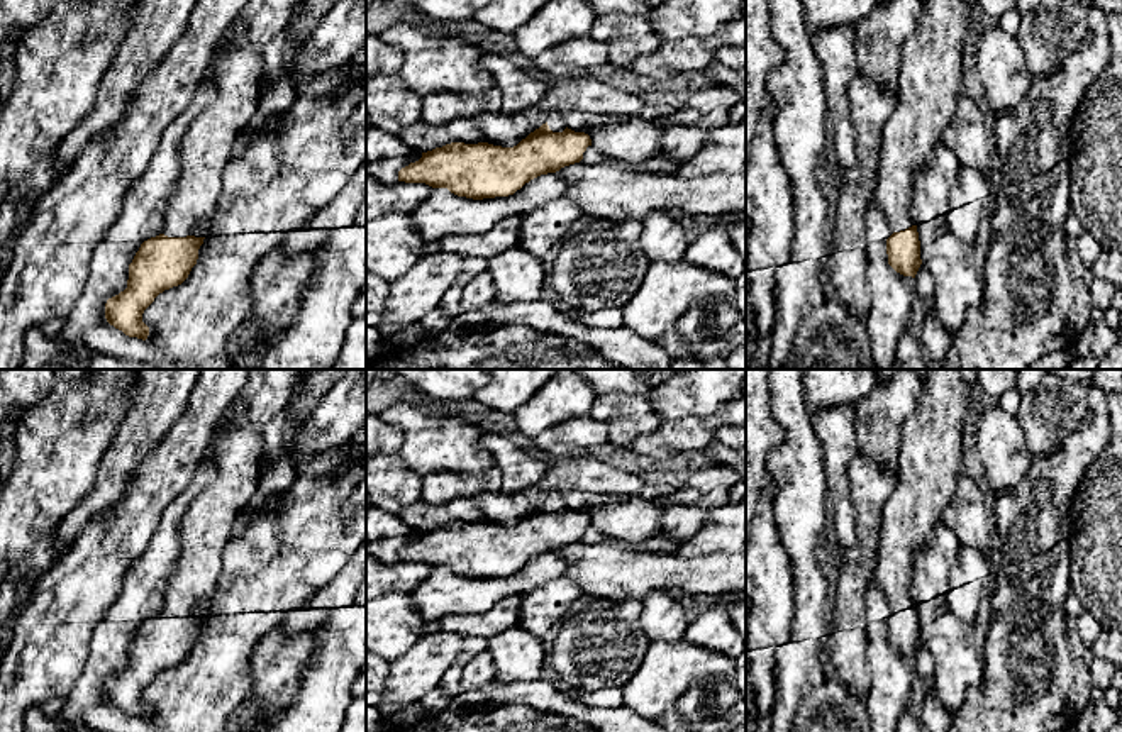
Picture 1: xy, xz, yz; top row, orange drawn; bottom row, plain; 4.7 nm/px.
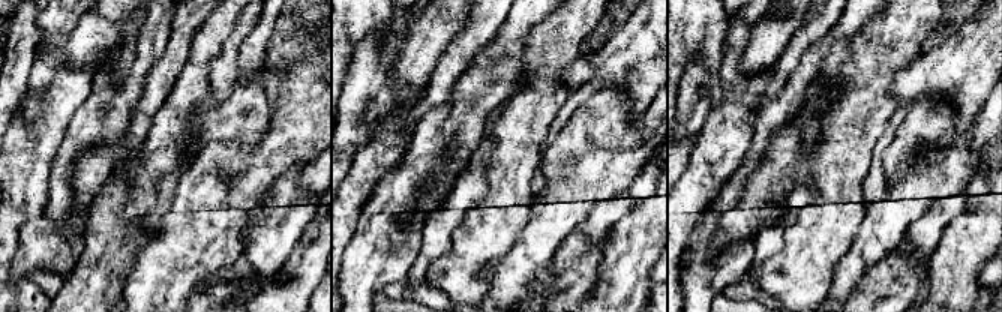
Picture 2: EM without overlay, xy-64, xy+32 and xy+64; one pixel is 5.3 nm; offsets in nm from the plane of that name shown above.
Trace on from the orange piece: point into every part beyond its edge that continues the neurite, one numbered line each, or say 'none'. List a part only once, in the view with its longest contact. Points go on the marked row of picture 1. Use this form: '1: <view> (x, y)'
1: xy (205, 148)

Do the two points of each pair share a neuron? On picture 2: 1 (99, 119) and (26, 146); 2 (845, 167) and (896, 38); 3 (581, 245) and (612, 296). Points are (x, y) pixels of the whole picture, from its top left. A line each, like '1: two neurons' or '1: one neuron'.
1: two neurons
2: one neuron
3: two neurons

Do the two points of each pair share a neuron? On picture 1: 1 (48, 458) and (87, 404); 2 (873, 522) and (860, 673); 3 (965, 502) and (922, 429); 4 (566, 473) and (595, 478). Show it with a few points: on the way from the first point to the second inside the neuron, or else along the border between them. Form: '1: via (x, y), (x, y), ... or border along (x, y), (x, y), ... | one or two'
1: via (60, 444), (80, 417) | one
2: via (861, 560), (851, 587), (851, 636) | one
3: border along (958, 473), (956, 495), (939, 519) | two
4: via (573, 475), (588, 475) | one

